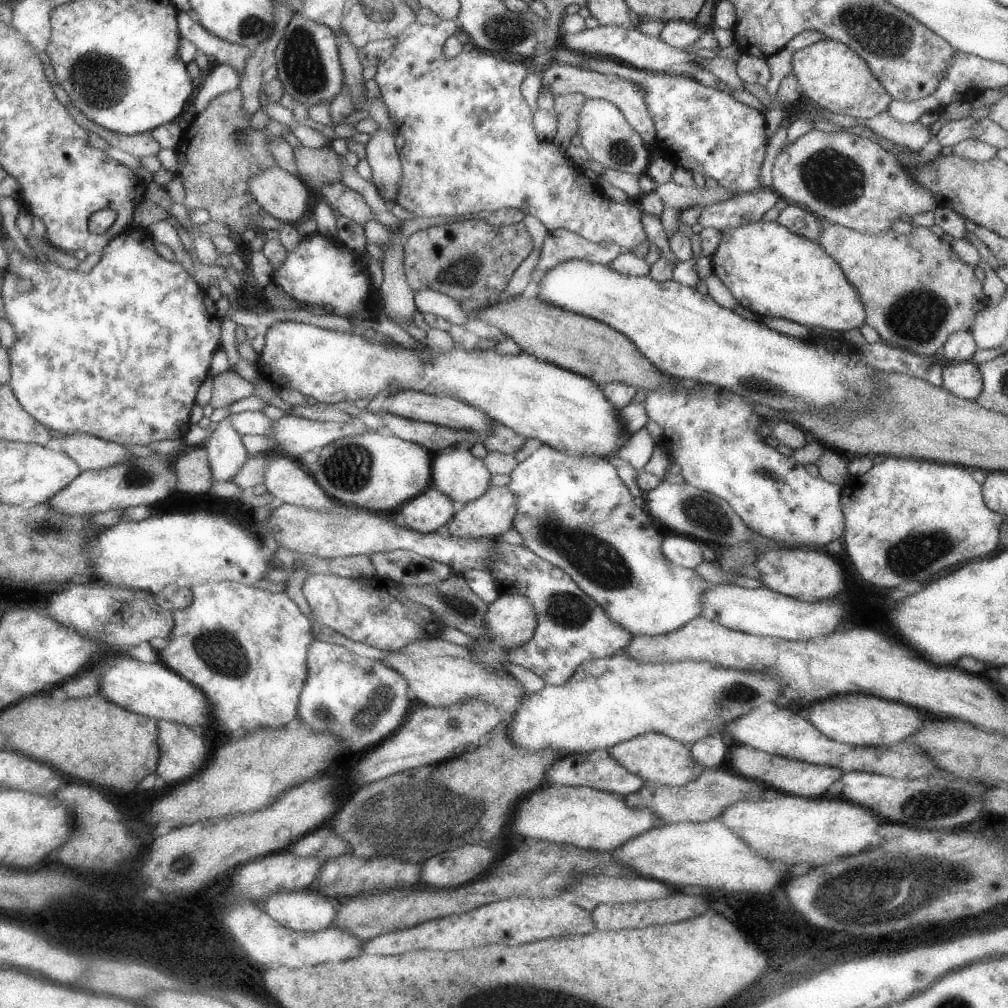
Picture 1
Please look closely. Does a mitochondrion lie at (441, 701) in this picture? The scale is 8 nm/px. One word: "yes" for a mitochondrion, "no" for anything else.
no

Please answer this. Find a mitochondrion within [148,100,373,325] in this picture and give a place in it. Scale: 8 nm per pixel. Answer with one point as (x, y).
(239, 137)

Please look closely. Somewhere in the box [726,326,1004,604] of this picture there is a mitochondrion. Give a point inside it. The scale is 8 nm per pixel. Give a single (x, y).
(912, 555)

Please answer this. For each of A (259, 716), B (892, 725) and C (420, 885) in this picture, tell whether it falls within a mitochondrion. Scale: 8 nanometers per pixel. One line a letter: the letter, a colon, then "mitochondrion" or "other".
A: other
B: other
C: other

